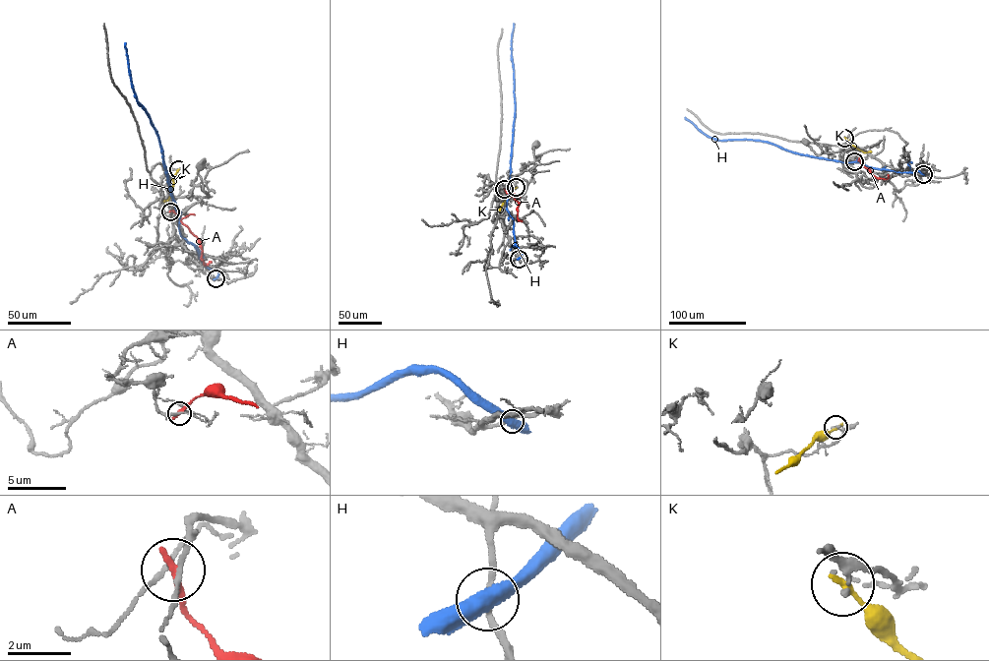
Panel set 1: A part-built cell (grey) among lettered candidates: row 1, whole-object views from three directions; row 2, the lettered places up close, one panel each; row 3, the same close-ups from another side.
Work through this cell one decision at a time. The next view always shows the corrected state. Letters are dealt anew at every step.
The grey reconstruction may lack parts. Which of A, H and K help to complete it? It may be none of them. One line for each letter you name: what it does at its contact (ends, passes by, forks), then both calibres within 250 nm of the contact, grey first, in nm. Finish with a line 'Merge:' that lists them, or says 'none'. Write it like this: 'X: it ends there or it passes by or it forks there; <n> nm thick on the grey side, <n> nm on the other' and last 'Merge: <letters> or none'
Merge: none

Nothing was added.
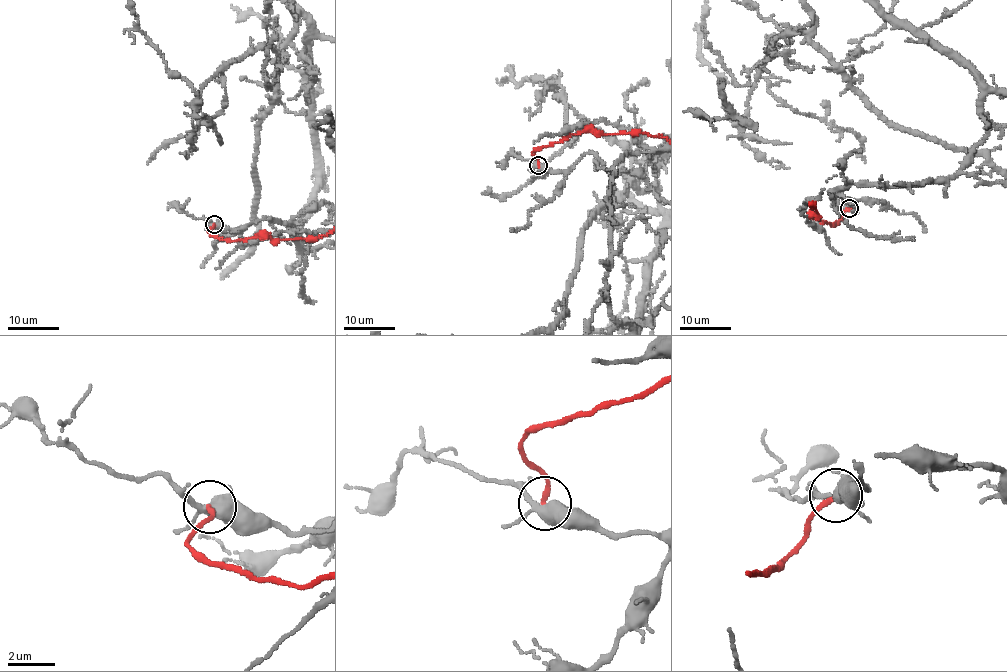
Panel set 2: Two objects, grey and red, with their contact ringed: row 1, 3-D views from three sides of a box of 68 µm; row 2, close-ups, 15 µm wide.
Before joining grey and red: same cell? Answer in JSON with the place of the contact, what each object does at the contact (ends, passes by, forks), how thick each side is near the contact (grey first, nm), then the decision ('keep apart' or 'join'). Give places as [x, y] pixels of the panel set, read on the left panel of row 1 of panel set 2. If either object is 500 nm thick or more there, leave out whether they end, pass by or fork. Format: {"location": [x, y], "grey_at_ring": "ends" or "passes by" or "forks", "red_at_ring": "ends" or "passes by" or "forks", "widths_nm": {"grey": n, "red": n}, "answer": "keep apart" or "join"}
{"location": [214, 224], "grey_at_ring": "forks", "red_at_ring": "ends", "widths_nm": {"grey": 400, "red": 240}, "answer": "keep apart"}

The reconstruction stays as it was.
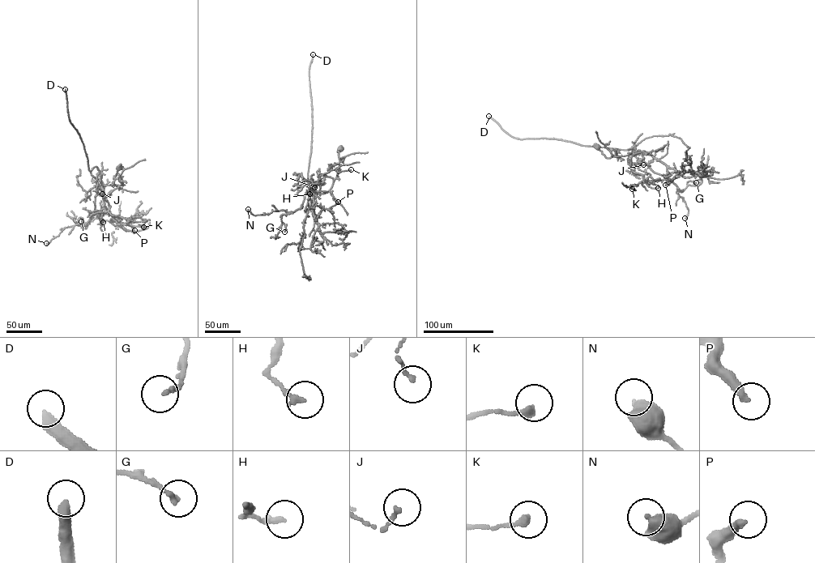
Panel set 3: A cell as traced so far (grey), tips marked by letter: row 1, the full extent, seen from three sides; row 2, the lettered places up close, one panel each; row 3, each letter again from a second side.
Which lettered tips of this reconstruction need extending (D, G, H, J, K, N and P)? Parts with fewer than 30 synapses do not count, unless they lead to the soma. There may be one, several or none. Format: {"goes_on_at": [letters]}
{"goes_on_at": ["D", "H"]}

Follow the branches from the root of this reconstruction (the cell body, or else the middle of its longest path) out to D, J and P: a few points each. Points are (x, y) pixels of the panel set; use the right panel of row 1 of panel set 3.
D: (598, 147), (608, 158), (646, 154), (556, 138), (518, 138), (488, 116)
J: (598, 147), (608, 158), (644, 151), (646, 154), (644, 152), (643, 158), (637, 162), (643, 164)
P: (598, 147), (608, 158), (643, 151), (650, 154), (667, 167), (680, 172), (678, 176), (667, 181), (665, 185)

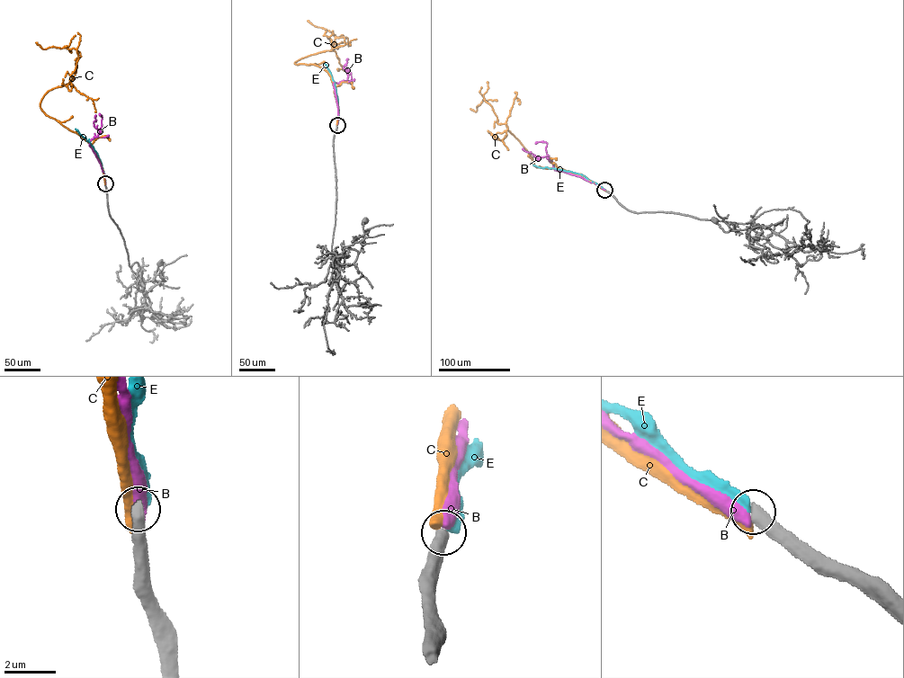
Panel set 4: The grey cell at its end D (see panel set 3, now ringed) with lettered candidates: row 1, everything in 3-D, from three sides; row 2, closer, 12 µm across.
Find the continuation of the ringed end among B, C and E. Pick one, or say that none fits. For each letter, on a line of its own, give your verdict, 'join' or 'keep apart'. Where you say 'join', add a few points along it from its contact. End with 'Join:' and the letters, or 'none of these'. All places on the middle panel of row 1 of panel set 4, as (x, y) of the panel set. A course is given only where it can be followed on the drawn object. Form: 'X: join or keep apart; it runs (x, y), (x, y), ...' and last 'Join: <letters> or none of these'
B: keep apart
C: keep apart
E: keep apart
Join: none of these

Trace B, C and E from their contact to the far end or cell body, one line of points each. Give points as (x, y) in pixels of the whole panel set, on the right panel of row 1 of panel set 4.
B: (604, 190), (579, 176), (555, 170), (548, 156), (536, 157), (523, 148)
C: (604, 190), (583, 175), (534, 165), (532, 158), (505, 124), (497, 123), (485, 100), (476, 111), (470, 109)
E: (604, 190), (580, 174), (533, 165)

